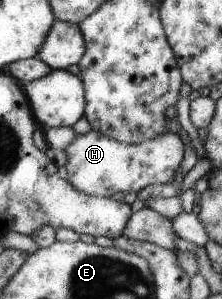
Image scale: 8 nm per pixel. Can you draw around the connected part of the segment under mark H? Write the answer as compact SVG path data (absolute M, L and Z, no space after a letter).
M91 129L84 134L77 134L65 152L68 159L65 165L67 179L74 187L90 196L109 198L117 191L124 194L139 193L151 183L173 183L175 171L185 155L185 143L175 130L142 144L129 145Z

